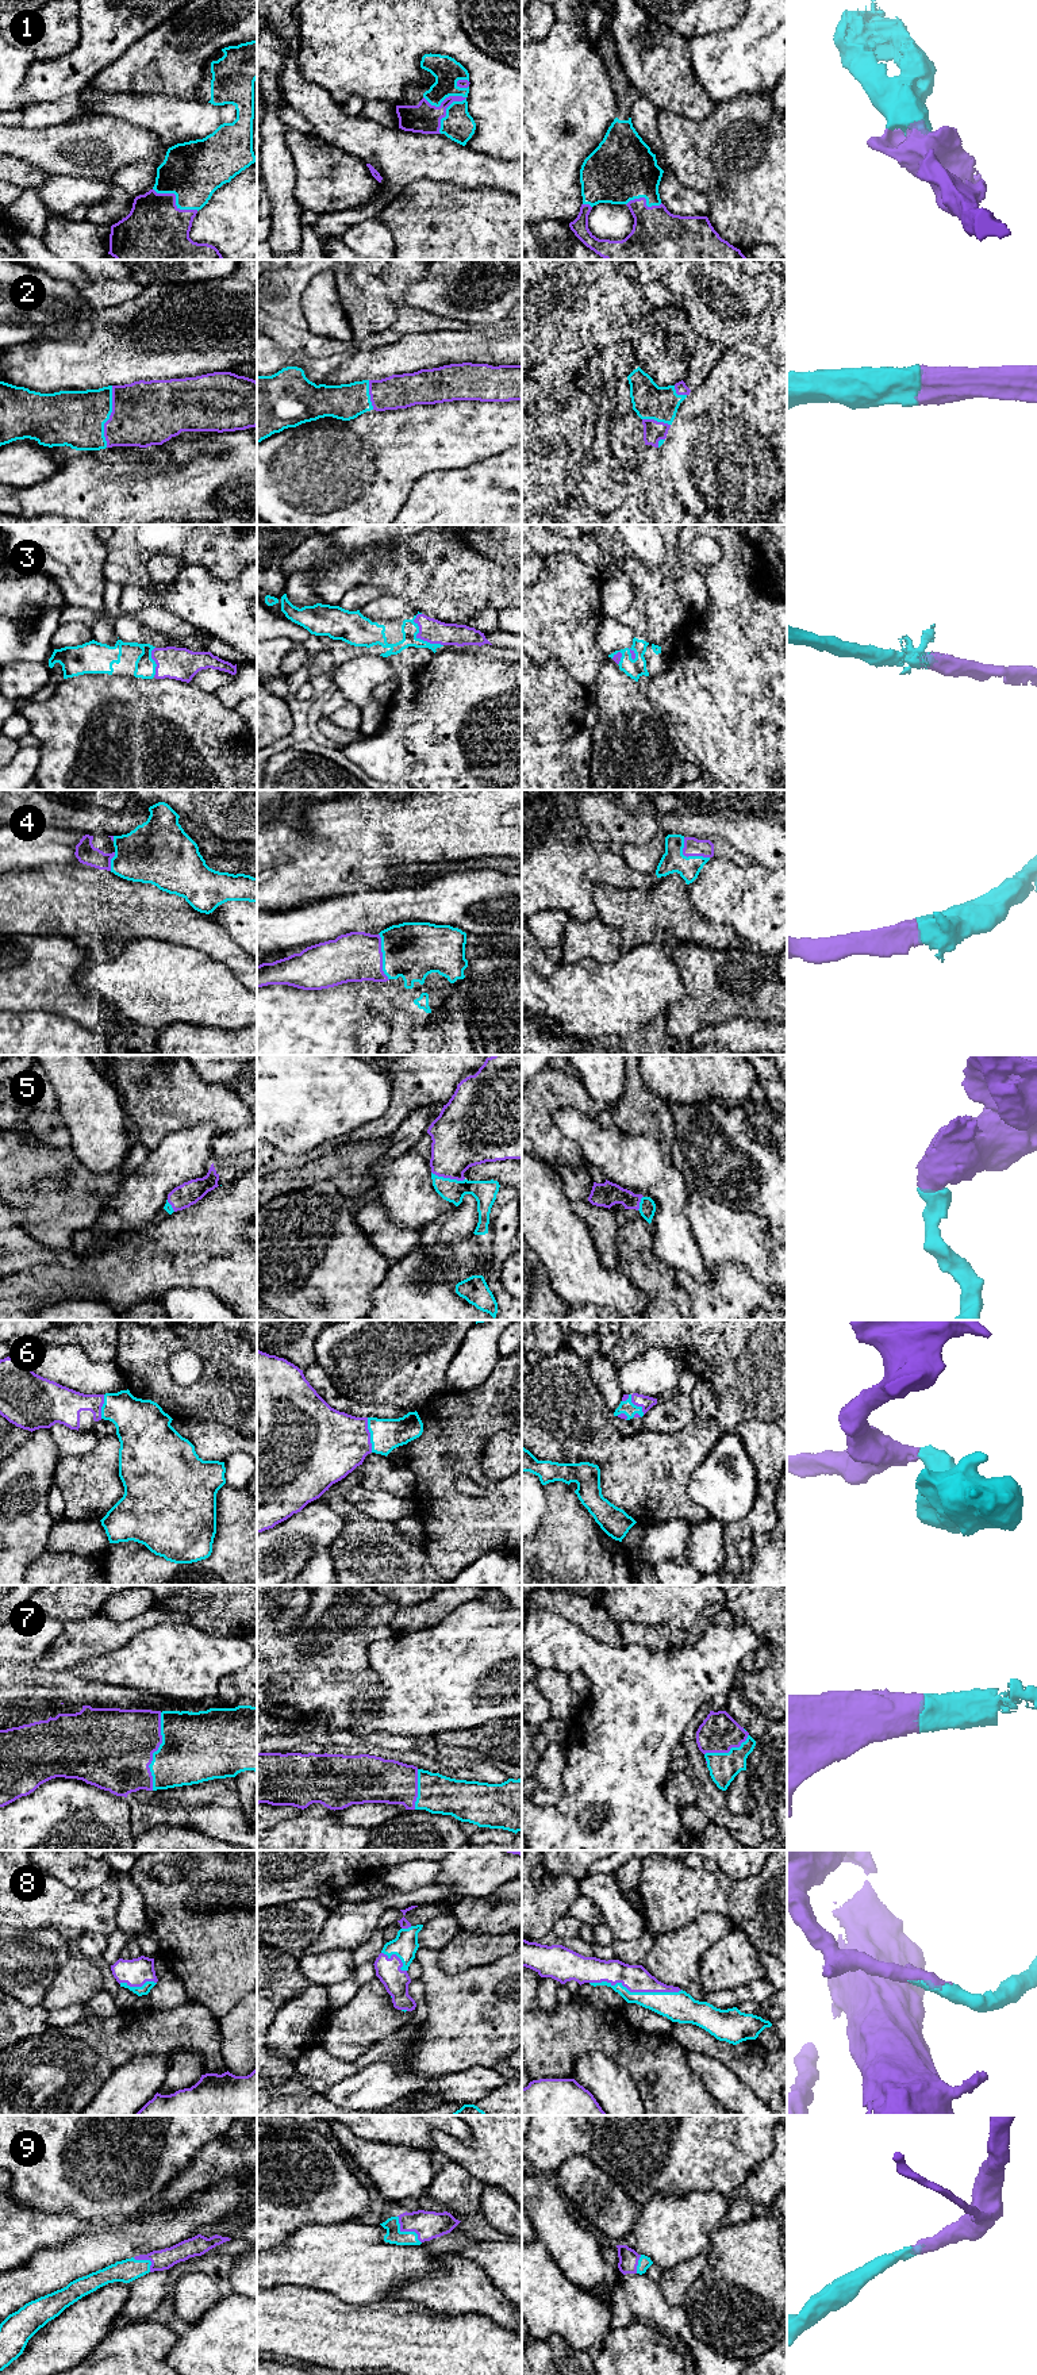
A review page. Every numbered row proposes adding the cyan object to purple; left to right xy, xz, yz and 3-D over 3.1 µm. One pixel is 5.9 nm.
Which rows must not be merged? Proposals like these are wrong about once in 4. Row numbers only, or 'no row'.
no row

